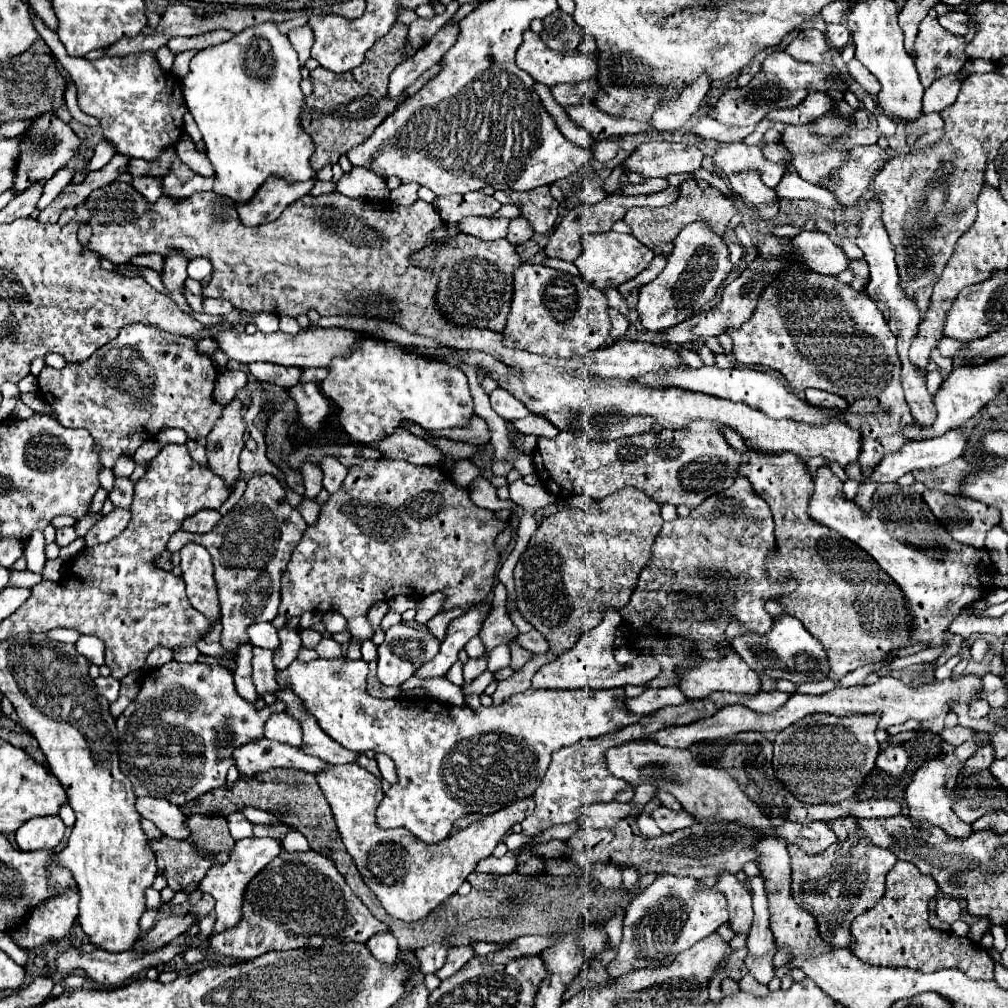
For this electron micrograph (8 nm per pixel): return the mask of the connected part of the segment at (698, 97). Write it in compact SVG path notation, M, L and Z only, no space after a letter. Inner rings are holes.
M707 75L699 77L697 83L683 89L683 93L675 99L661 101L657 111L653 113L653 131L655 133L677 133L701 107L703 97L707 95L711 81Z

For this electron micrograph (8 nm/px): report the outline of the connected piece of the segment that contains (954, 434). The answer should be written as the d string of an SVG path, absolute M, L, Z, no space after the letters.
M947 431L939 439L907 441L899 453L885 455L881 465L873 471L873 481L897 481L915 469L933 469L961 457L967 449L967 437L961 431Z

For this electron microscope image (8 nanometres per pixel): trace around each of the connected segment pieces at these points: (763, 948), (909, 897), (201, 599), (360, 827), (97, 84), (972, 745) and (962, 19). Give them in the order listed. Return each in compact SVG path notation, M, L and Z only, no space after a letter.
M749 877L749 887L753 889L753 909L755 909L755 921L749 931L747 947L749 955L761 957L775 949L775 939L769 929L769 909L767 909L767 895L763 891L763 879L761 877Z
M897 861L887 873L887 889L883 899L851 923L851 953L863 963L877 967L911 967L917 971L933 973L939 969L959 969L971 979L993 979L993 957L989 951L973 943L969 937L957 937L955 933L943 933L929 925L929 901L937 893L933 877L923 875L915 865Z
M189 543L181 551L181 571L187 583L187 599L191 607L201 611L209 623L221 619L217 587L213 581L211 555L203 545Z
M349 763L349 765L329 765L327 771L315 775L317 777L317 783L323 791L323 795L327 797L327 803L331 805L331 811L333 811L333 817L335 817L335 823L337 823L337 829L339 829L339 835L347 847L347 853L353 857L365 885L375 893L375 897L381 901L383 909L395 917L395 919L401 919L401 921L419 921L423 917L427 917L435 907L439 907L447 897L455 895L457 889L463 885L463 881L467 879L469 873L475 871L477 863L489 855L493 855L493 849L499 845L499 841L507 835L507 831L515 825L515 823L521 823L525 817L529 817L533 813L533 799L521 799L509 807L503 807L501 811L497 813L491 813L487 815L485 819L469 825L467 829L461 829L457 831L455 835L447 837L445 841L441 843L435 843L435 845L427 845L423 841L419 841L417 837L413 837L409 831L405 829L389 829L389 831L383 831L379 827L375 827L375 807L377 807L376 801L381 801L383 798L382 783L381 780L375 779L369 771L365 771L363 767L355 765L355 763Z
M33 7L31 19L35 19L35 27L39 27L39 37L75 79L79 109L99 121L103 139L113 145L115 153L131 159L155 161L161 151L177 145L179 137L183 135L183 115L187 113L181 79L177 77L175 81L173 73L163 71L151 51L131 53L127 57L101 57L95 61L71 57L67 55L59 37L37 17Z
M977 731L973 735L973 739L961 743L959 747L955 747L951 753L941 753L929 761L925 761L919 769L915 769L913 777L911 777L911 783L909 787L905 789L905 799L909 801L909 815L917 821L929 821L937 827L941 827L947 835L951 837L969 837L973 833L971 825L969 823L963 823L955 811L953 811L953 805L955 805L955 795L953 795L953 787L955 787L955 779L959 775L959 771L963 769L965 761L969 757L975 755L975 751L983 745L991 745L991 735L989 733L981 733Z
M951 11L951 13L939 17L939 23L953 35L965 35L967 33L967 21L969 21L969 17L963 11Z

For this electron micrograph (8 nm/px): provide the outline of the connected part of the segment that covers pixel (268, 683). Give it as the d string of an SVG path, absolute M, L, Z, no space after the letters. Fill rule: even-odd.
M253 647L253 683L257 689L257 695L263 697L265 693L275 695L277 681L275 681L275 665L273 665L273 653L261 647Z

